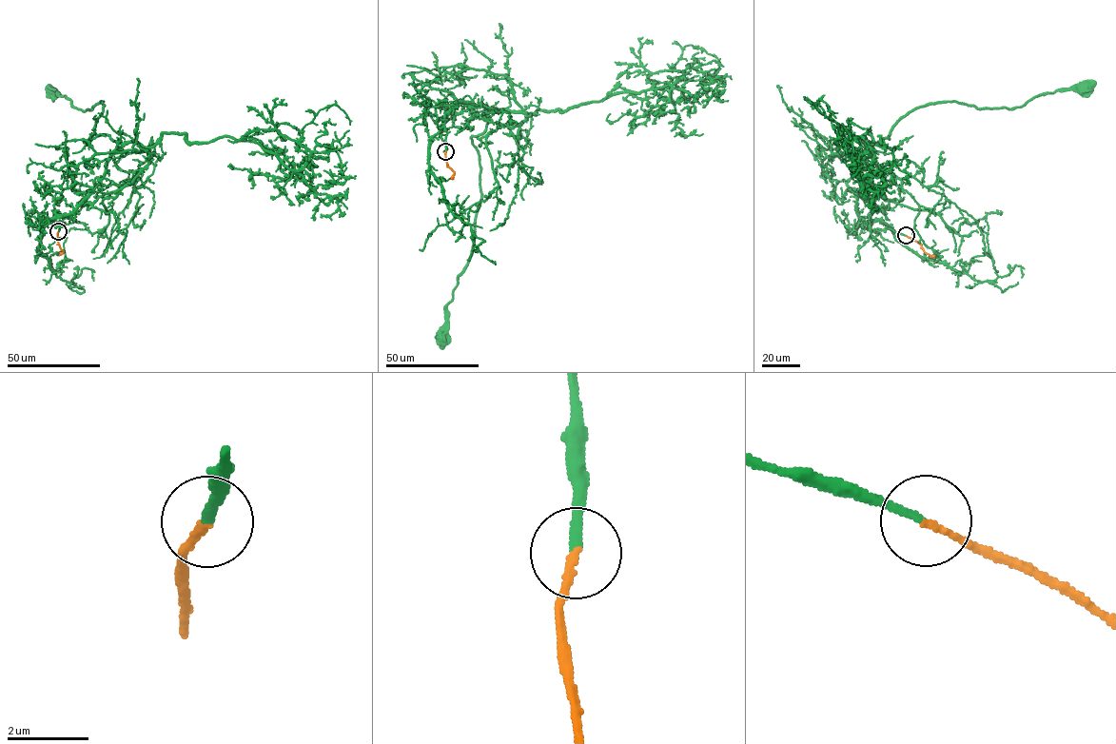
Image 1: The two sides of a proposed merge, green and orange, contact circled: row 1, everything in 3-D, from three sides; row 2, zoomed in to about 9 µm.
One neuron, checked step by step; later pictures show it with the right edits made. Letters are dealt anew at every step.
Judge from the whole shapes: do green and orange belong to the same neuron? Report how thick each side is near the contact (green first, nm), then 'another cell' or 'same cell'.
200 nm thick on the green side, 160 nm on the other; same cell

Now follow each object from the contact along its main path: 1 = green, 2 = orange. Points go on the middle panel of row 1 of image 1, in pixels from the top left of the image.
1: (445, 151), (444, 114), (455, 105), (497, 110), (471, 137), (481, 200), (472, 255), (447, 305), (441, 342)
2: (445, 151), (447, 165), (454, 172), (452, 179)

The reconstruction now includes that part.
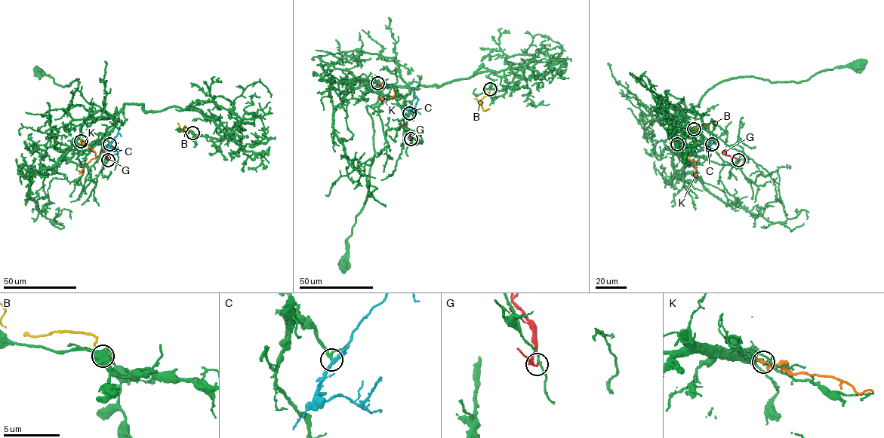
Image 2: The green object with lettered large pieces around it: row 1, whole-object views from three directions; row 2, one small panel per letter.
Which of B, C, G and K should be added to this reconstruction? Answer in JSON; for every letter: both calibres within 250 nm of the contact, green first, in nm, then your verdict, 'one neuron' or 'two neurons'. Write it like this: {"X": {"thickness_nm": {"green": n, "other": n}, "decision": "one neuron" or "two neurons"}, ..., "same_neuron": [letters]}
{"B": {"thickness_nm": {"green": 360, "other": 400}, "decision": "two neurons"}, "C": {"thickness_nm": {"green": 200, "other": 320}, "decision": "one neuron"}, "G": {"thickness_nm": {"green": 170, "other": 180}, "decision": "two neurons"}, "K": {"thickness_nm": {"green": 130, "other": 170}, "decision": "two neurons"}, "same_neuron": ["C"]}

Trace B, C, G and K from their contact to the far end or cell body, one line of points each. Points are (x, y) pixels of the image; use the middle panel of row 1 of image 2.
B: (490, 89), (488, 96), (479, 101), (483, 110), (486, 109)
C: (409, 113), (408, 109), (413, 110), (417, 99), (413, 93)
G: (411, 139), (406, 126), (404, 127)
K: (377, 83), (394, 89), (394, 95), (381, 99), (384, 99)

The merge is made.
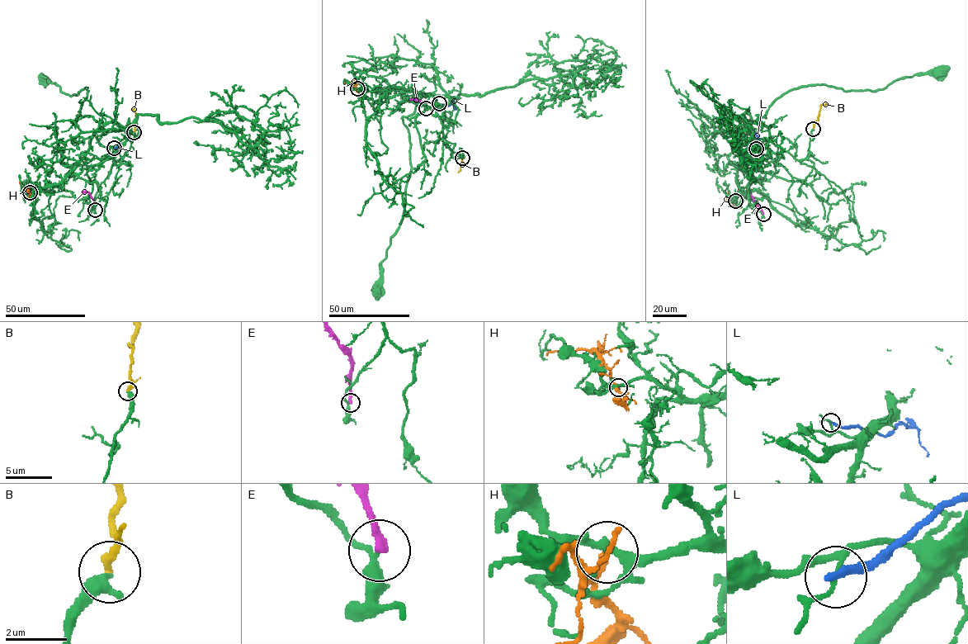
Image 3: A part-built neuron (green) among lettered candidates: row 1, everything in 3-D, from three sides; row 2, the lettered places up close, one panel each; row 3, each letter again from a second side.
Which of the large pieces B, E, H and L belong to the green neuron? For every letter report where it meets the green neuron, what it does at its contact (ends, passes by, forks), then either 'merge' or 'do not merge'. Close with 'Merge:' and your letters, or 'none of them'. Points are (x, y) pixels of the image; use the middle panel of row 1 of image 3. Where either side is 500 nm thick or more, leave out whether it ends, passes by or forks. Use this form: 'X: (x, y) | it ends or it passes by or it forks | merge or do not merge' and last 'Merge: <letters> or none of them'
B: (462, 158) | it ends | merge
E: (426, 108) | it ends | do not merge
H: (357, 88) | it passes by | do not merge
L: (439, 103) | it ends | do not merge
Merge: B

